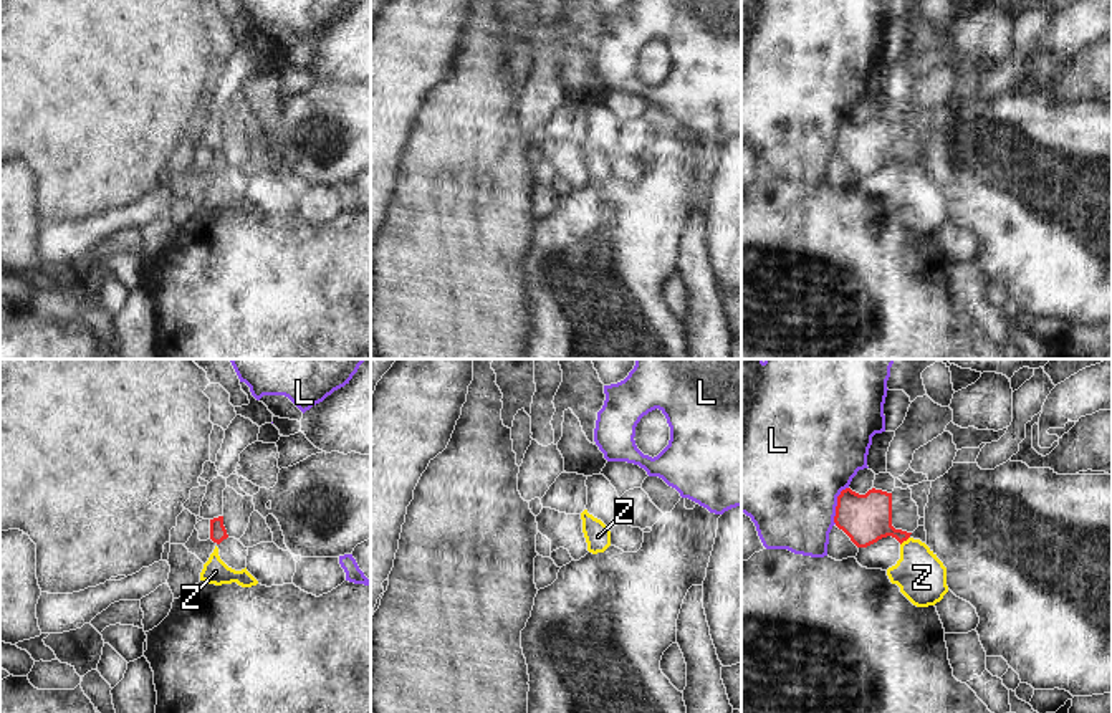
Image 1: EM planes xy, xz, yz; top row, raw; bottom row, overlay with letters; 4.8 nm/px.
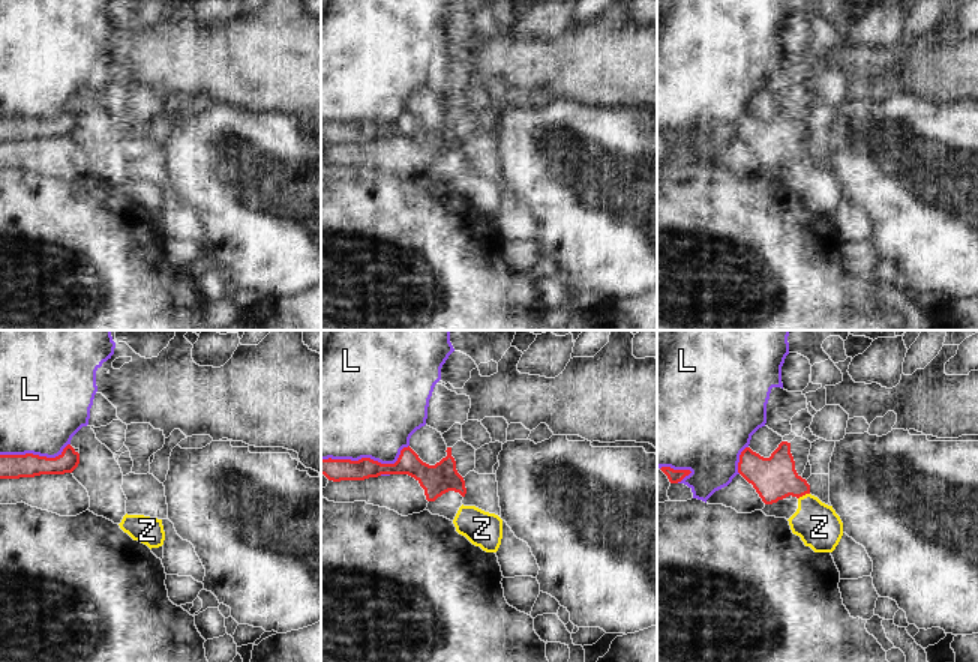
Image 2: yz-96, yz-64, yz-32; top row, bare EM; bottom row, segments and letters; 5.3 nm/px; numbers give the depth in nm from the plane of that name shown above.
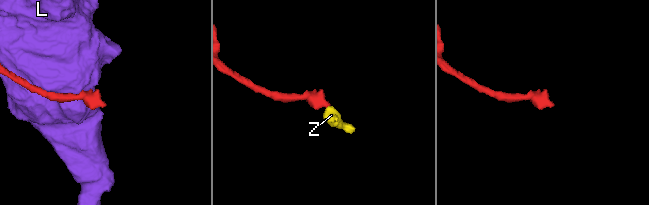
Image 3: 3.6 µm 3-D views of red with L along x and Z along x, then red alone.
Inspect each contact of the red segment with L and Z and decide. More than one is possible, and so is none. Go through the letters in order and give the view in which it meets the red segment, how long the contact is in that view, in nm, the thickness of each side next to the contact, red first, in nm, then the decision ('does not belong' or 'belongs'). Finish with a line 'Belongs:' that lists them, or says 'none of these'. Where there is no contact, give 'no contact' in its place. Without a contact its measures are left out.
L: contact in yz; length 200 nm; calibres 240 and 480 nm; does not belong
Z: contact in yz; length 60 nm; calibres 240 and 240 nm; belongs
Belongs: Z

